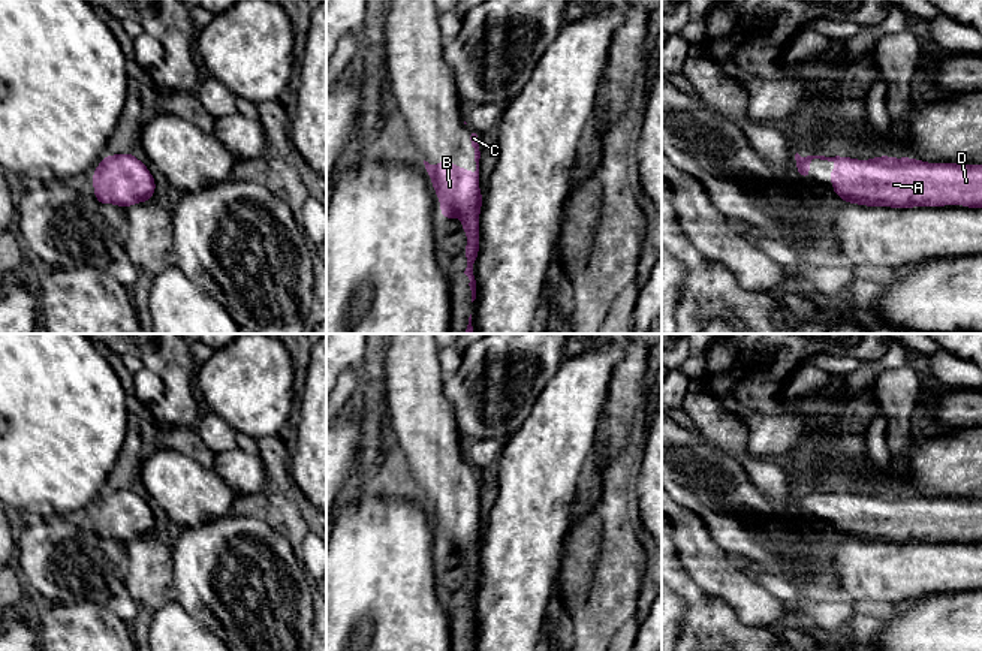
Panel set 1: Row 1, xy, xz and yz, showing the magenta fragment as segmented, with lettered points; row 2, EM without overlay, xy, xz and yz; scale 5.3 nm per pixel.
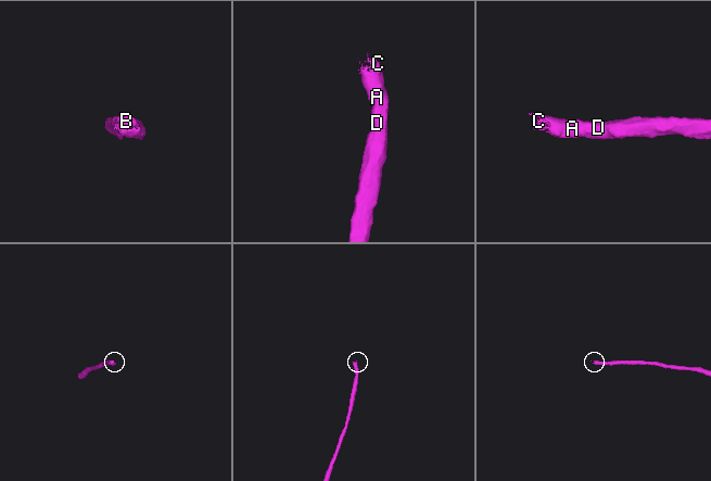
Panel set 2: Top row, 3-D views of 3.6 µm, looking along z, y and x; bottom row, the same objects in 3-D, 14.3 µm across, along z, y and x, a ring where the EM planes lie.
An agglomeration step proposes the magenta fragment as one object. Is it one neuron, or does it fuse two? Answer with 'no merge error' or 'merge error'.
no merge error

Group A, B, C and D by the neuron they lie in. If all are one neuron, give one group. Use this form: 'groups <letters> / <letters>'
groups A B C D

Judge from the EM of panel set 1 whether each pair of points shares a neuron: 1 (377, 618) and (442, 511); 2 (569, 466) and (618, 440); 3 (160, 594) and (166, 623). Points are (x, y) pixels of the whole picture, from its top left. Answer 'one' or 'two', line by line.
1: two
2: two
3: two

